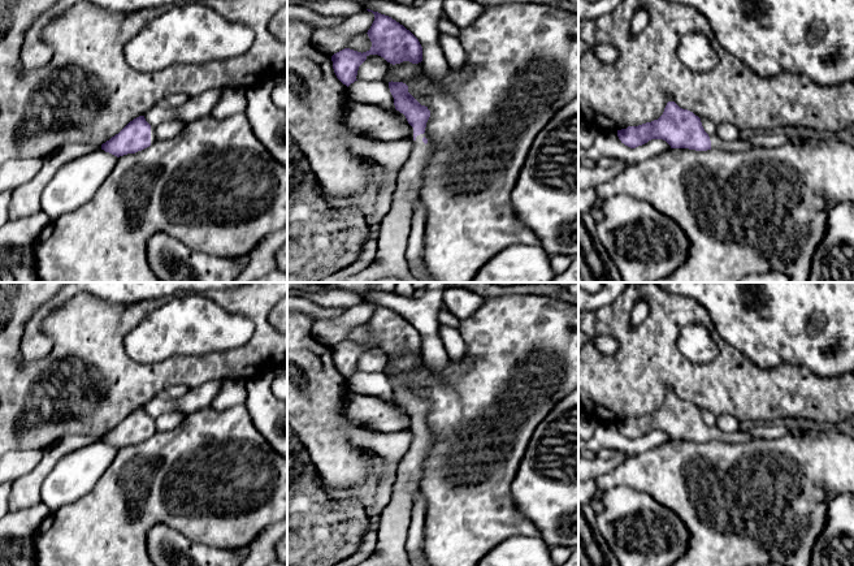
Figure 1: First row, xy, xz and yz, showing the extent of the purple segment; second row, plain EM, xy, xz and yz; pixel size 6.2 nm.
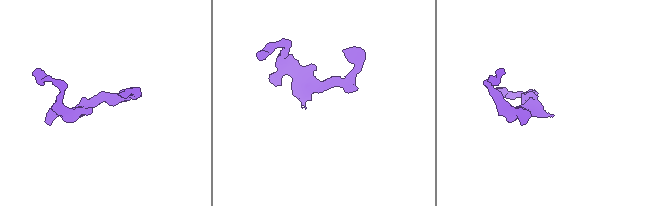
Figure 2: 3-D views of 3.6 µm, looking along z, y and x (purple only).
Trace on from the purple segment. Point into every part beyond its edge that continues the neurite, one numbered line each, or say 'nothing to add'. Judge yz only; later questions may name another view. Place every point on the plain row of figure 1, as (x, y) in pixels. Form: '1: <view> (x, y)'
1: yz (716, 435)

